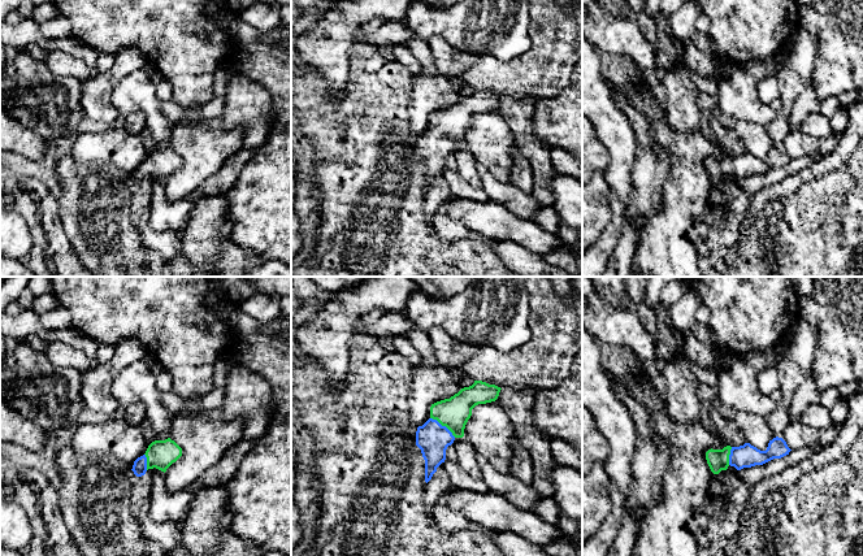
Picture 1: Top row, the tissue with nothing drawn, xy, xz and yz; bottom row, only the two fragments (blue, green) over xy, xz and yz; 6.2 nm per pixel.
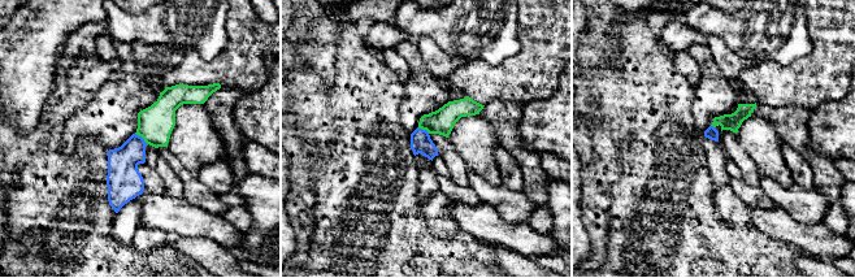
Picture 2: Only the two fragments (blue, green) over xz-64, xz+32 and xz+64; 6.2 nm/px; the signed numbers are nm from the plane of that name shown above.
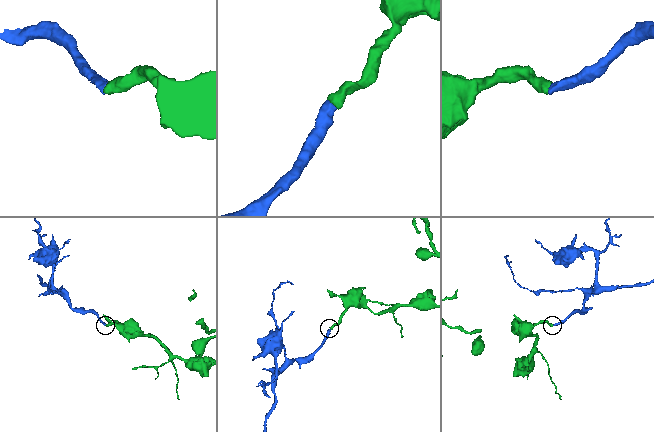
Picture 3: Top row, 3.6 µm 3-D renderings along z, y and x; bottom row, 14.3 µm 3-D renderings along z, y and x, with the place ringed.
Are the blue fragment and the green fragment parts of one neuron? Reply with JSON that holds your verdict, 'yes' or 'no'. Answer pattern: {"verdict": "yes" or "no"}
{"verdict": "yes"}

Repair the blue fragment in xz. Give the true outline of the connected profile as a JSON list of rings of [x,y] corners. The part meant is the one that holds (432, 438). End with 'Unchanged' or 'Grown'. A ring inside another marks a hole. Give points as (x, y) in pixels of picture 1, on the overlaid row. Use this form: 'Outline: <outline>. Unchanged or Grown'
Outline: [[[474,381],[450,399],[432,404],[430,418],[417,427],[416,446],[425,460],[425,482],[428,483],[437,468],[446,460],[446,449],[456,438],[464,436],[464,429],[478,404],[495,401],[500,387]]]. Grown

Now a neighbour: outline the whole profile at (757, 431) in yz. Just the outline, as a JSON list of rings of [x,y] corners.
[[[737,412],[732,418],[737,430],[743,433],[747,443],[766,451],[768,443],[776,438],[763,417],[747,412]]]

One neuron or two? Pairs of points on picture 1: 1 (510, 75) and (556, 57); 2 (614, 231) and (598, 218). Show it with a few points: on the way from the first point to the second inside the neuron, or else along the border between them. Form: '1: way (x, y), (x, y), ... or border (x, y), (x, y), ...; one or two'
1: way (521, 75), (541, 73), (546, 68); one
2: border (612, 211), (610, 222), (595, 242); two

